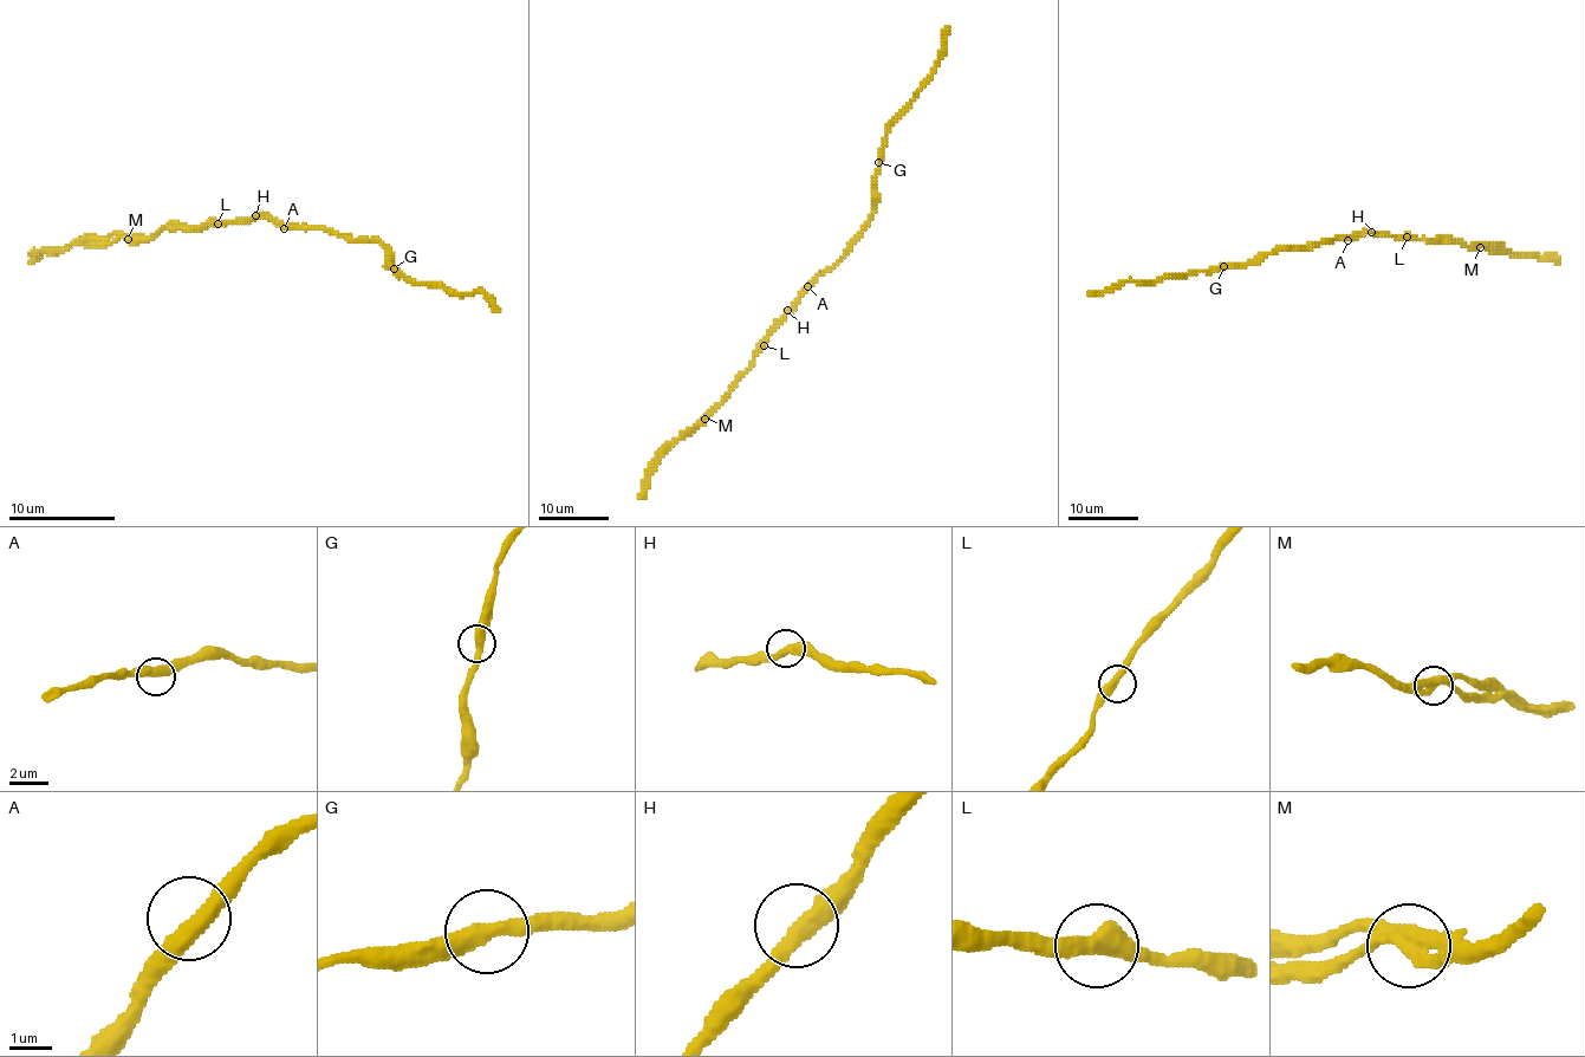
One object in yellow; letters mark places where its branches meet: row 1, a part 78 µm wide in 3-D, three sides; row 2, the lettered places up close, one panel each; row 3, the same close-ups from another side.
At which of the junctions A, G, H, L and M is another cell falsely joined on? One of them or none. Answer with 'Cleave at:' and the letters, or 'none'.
Cleave at: M

